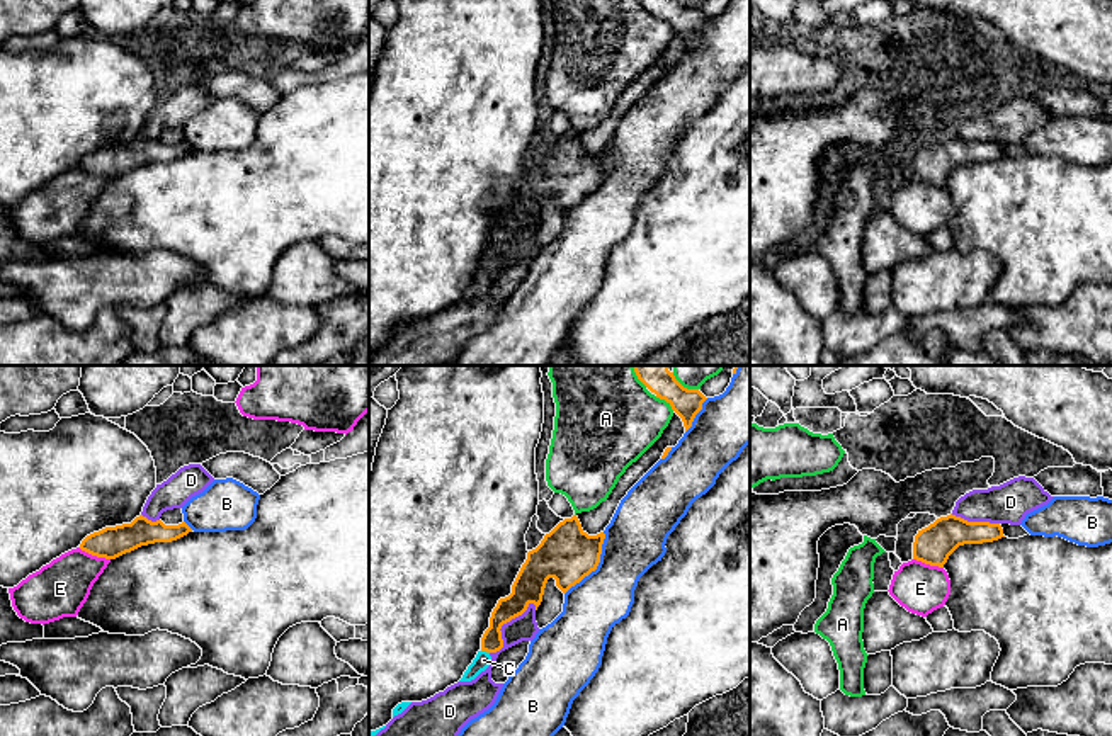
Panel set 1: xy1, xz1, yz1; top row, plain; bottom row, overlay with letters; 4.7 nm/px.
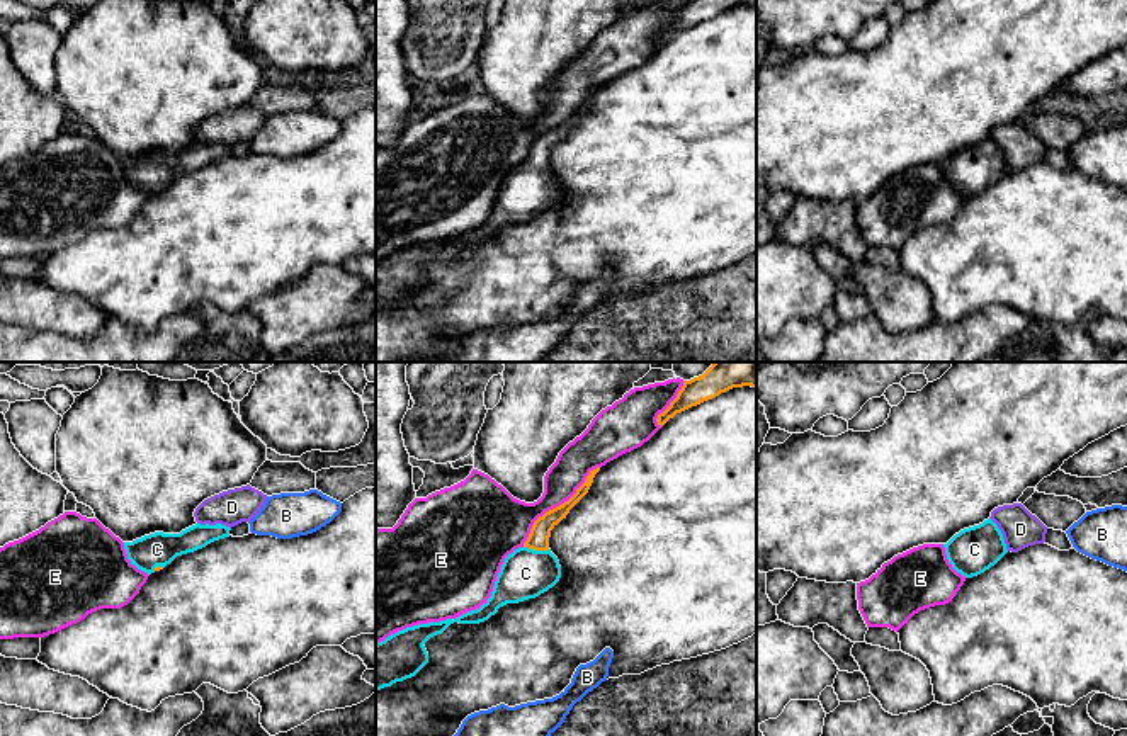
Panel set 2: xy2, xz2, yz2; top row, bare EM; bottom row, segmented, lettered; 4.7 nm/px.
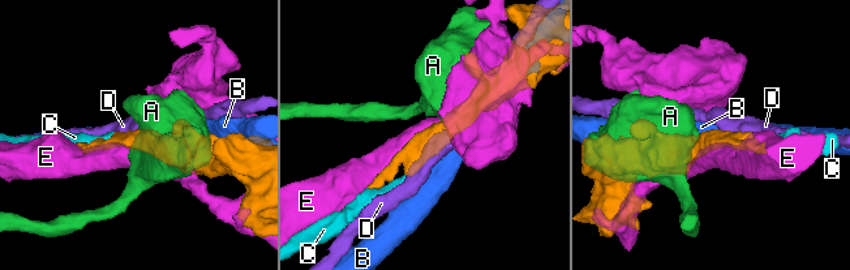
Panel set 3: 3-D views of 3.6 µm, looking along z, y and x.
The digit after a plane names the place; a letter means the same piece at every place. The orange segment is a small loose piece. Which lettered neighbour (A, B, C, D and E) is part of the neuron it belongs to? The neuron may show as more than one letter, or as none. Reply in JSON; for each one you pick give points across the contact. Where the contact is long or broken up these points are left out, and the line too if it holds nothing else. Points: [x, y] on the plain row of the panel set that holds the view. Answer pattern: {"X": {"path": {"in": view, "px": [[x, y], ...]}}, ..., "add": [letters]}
{"add": ["C"]}

